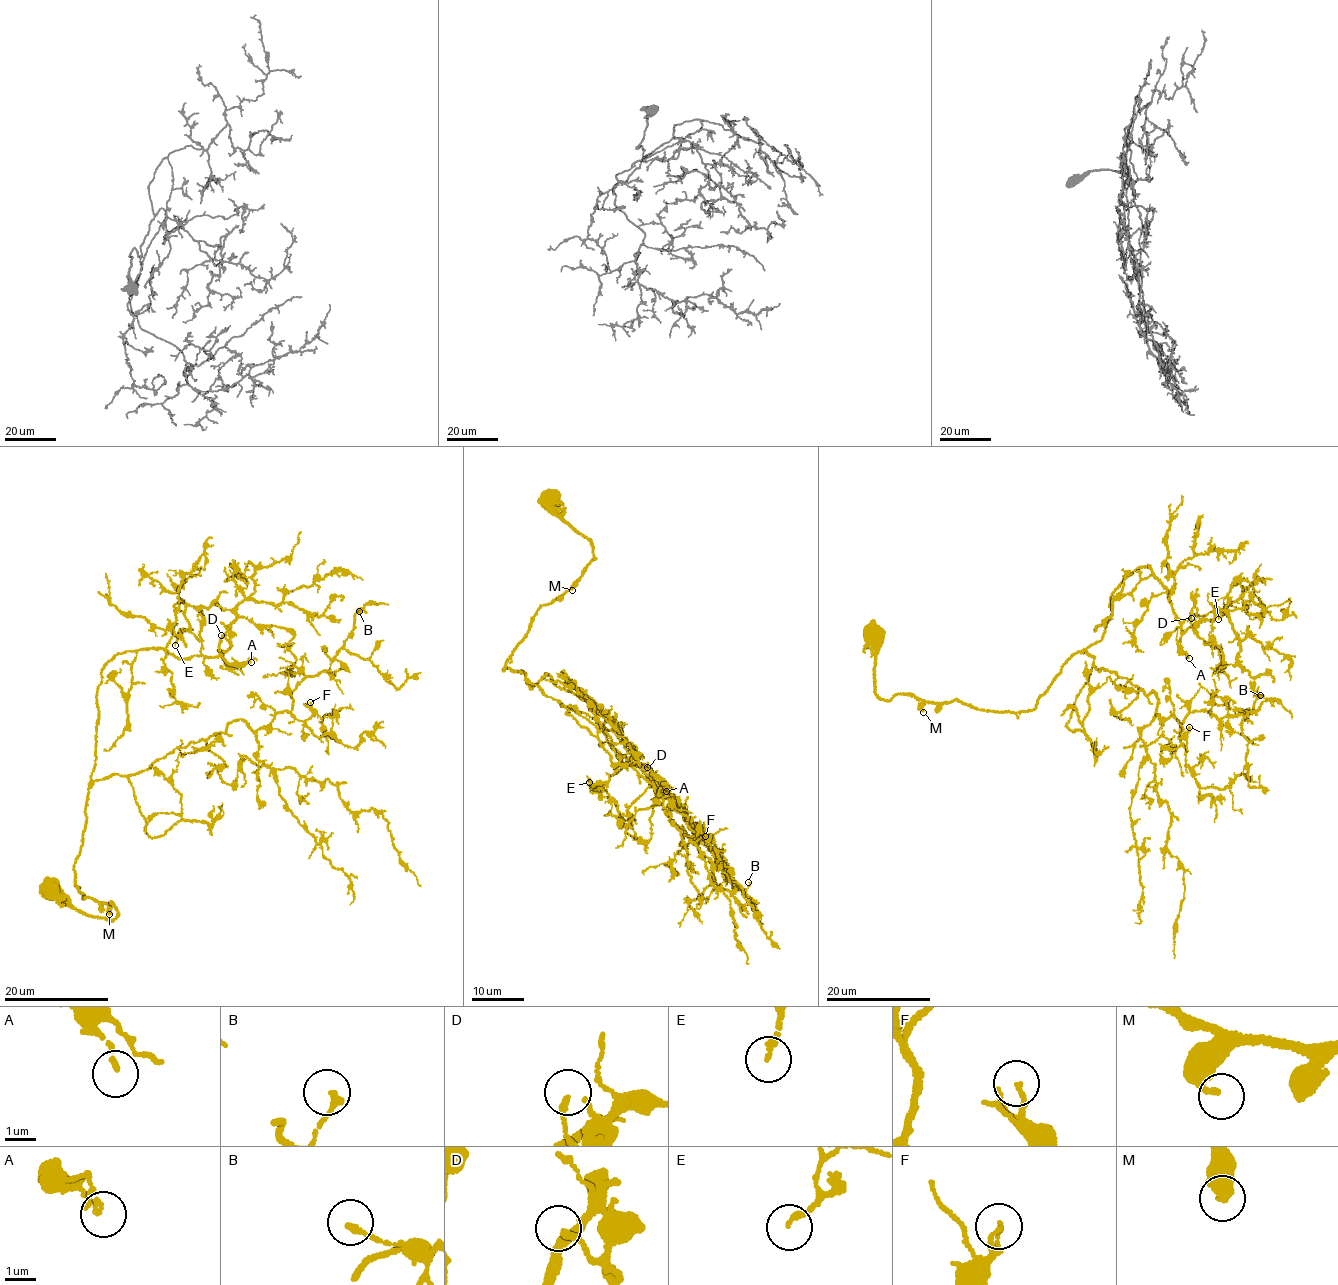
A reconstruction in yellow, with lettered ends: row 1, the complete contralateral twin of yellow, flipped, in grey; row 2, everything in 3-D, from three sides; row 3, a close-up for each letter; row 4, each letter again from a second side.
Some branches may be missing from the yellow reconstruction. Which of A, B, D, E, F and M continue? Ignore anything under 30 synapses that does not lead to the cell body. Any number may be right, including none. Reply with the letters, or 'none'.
none

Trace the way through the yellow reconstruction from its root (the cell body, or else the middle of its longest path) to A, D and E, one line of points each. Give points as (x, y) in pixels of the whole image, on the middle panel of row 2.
A: (551, 499), (594, 559), (503, 670), (530, 689), (547, 672), (583, 699), (666, 791)
D: (551, 499), (594, 559), (536, 612), (503, 670), (522, 670), (530, 689), (547, 672), (652, 775), (647, 767)
E: (551, 499), (594, 559), (503, 670), (530, 689), (547, 672), (589, 705), (627, 762), (589, 782)

